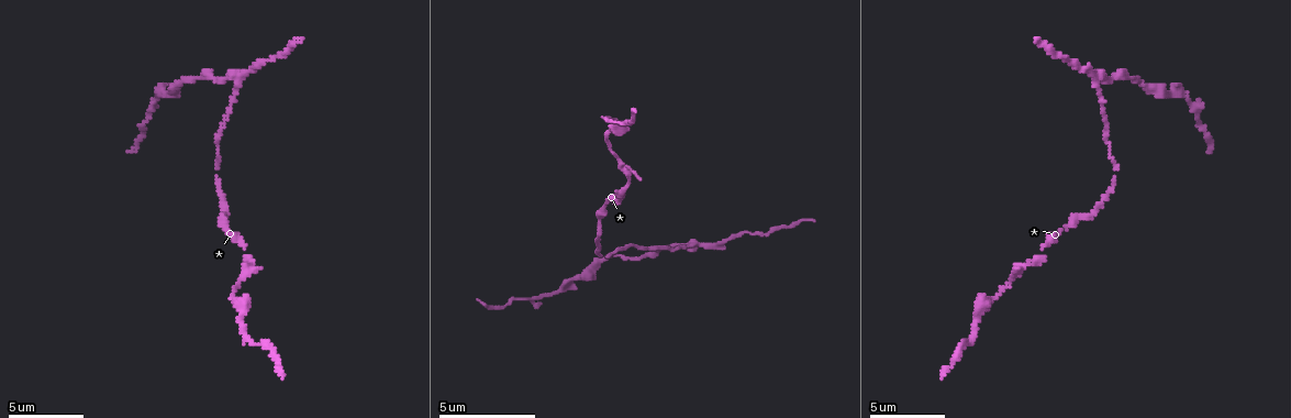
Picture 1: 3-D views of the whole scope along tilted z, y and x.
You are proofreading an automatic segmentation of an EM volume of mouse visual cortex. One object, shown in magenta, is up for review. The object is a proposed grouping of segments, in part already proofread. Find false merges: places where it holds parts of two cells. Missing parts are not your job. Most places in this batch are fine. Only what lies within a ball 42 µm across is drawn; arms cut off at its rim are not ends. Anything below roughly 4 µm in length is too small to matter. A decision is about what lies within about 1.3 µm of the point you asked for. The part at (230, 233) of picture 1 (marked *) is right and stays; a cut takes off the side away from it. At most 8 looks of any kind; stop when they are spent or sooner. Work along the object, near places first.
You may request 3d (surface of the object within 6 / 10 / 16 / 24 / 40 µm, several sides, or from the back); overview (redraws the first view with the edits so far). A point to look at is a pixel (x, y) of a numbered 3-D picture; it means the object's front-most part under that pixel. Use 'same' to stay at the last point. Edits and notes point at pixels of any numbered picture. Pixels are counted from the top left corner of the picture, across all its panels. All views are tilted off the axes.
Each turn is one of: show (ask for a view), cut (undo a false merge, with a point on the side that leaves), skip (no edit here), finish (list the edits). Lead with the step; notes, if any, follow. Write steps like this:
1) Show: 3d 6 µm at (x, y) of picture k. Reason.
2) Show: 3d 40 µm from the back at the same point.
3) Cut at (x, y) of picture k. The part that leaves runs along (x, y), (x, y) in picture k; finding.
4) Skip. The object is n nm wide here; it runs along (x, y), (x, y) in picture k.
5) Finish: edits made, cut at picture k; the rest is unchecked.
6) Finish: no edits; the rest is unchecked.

Show: 3d 16 µm at (619, 195) of picture 1. Thick turns thin.

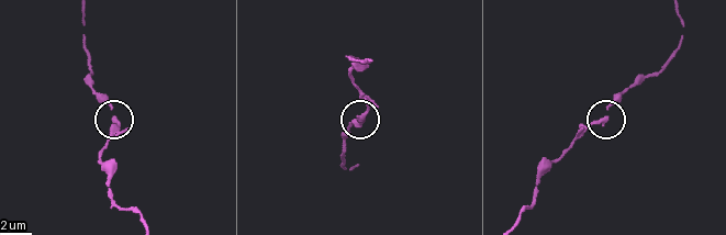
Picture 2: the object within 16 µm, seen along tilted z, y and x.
Skip. It runs along (618, 93), (603, 120), (576, 140) in picture 2; all the same cell.

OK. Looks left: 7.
Show: 3d 10 µm at (697, 244) of picture 1. Arms part here.

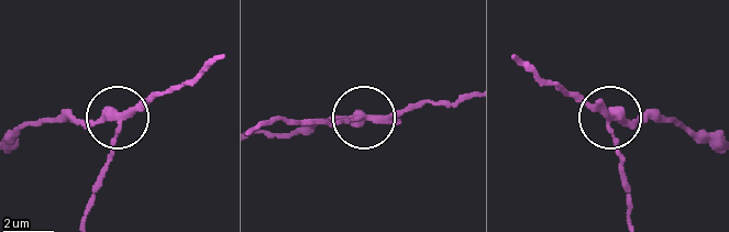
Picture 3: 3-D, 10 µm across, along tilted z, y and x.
Cut at (152, 95) of picture 3. The part that leaves runs along (128, 116), (30, 120), (14, 128) in picture 3; two cells meet here.

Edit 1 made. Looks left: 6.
Show: 3d 16 µm at (975, 327) of picture 1. Sudden change in width.

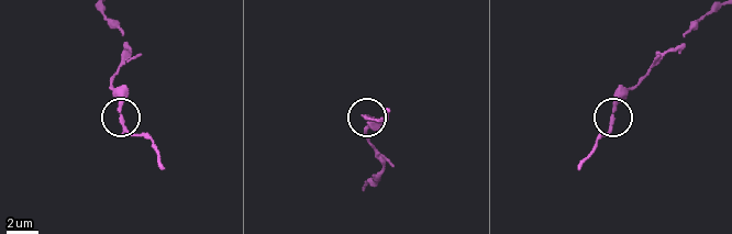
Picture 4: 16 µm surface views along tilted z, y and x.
Skip. It runs along (109, 19), (130, 54), (112, 84), (120, 119), (154, 145) in picture 4; continuous, no second cell.

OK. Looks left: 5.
Show: 3d 16 µm at (1087, 218) of picture 1. Calibre changes.

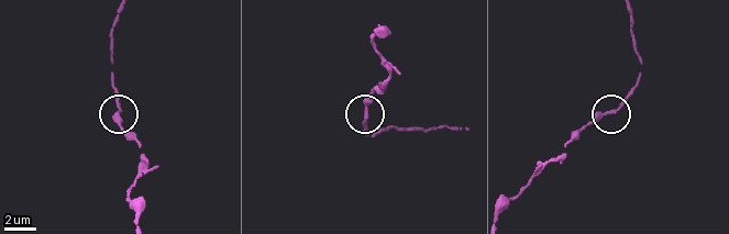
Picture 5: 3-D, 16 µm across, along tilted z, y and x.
Skip. The object is 190 nm wide here; it runs along (580, 129), (611, 113), (636, 88) in picture 5; continuous, no second cell.

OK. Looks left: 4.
Finish: edits made, cut at picture 3; the rest is unchecked.

